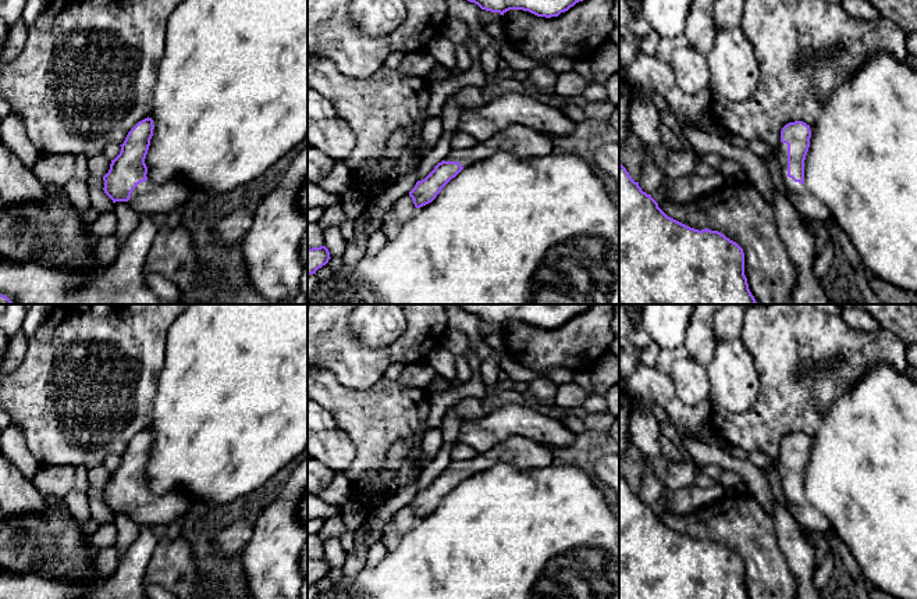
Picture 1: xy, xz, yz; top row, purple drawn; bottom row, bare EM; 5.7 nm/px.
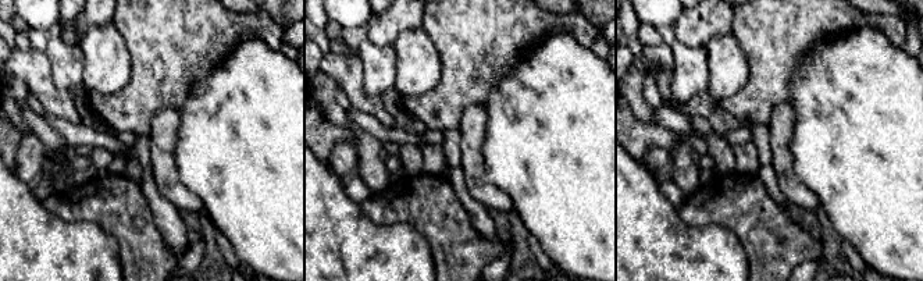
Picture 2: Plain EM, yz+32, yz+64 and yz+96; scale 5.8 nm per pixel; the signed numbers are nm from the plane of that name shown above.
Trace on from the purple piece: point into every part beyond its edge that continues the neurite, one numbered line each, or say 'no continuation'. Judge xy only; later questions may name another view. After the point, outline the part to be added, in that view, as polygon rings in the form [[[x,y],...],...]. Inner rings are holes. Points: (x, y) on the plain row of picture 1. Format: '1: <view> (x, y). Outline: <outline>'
1: xy (146, 510). Outline: [[[147,491],[136,496],[127,514],[138,527],[156,528],[180,520],[195,503],[182,491],[173,491],[160,496]]]

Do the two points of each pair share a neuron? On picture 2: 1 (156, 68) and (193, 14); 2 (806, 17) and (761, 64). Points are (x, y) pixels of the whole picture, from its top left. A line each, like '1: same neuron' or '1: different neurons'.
1: same neuron
2: same neuron

